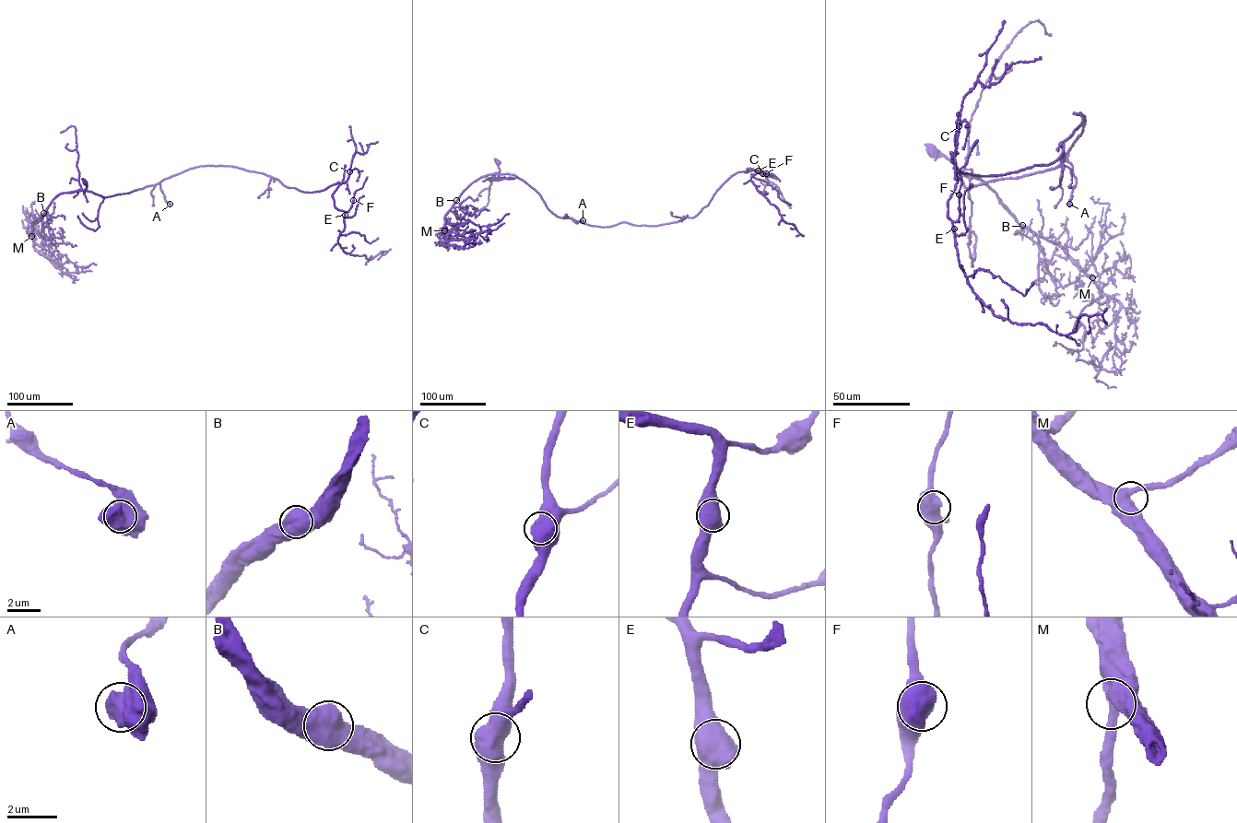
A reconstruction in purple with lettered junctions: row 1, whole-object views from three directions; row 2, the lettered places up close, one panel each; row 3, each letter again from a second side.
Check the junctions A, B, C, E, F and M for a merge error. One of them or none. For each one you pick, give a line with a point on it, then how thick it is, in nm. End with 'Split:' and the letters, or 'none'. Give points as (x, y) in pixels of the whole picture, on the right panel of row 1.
Split: none

